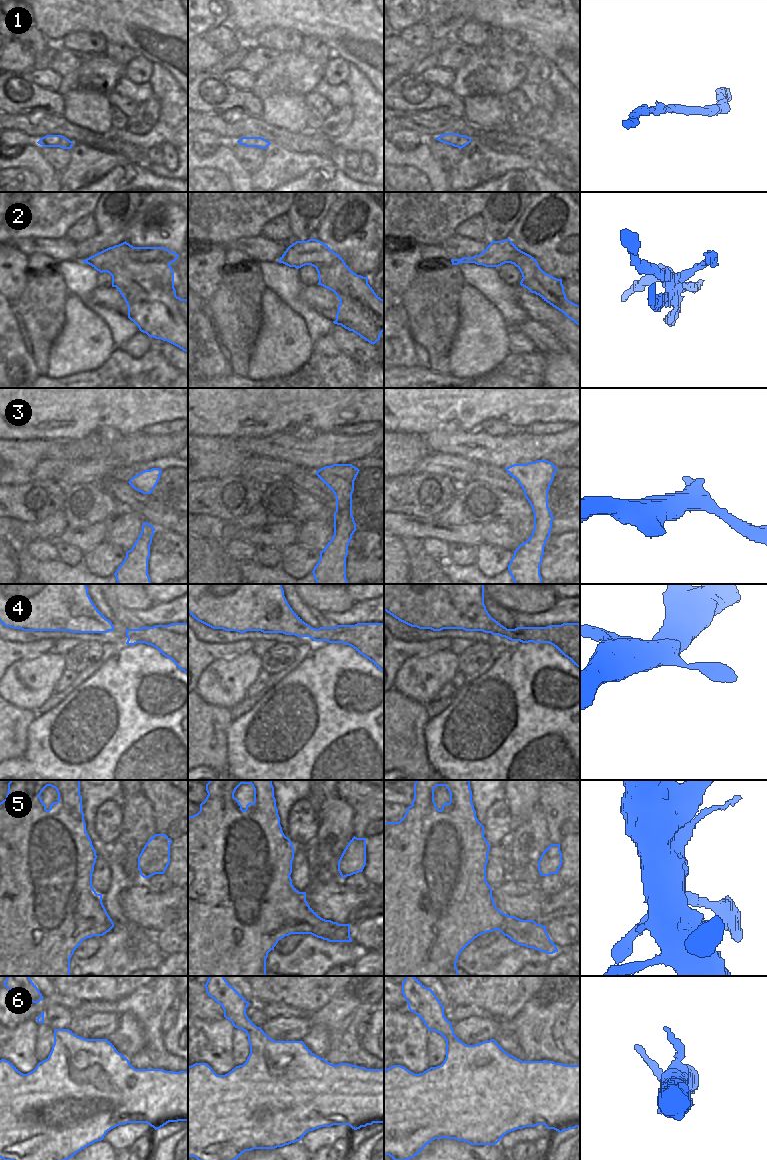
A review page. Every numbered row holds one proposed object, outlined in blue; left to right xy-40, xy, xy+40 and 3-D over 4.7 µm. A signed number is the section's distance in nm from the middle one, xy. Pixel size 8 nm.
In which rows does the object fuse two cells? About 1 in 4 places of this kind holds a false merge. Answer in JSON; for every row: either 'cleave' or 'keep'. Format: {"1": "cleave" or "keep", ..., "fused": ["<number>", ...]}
{"1": "keep", "2": "cleave", "3": "keep", "4": "keep", "5": "keep", "6": "keep", "fused": ["2"]}

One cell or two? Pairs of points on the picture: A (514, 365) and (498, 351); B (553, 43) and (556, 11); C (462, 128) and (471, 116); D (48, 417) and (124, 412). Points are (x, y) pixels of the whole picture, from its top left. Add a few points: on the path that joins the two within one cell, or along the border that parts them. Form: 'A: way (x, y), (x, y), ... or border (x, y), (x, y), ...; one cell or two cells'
A: border (509, 352), (487, 373); two cells
B: way (553, 35), (553, 19); one cell
C: border (463, 118), (470, 124), (488, 131); two cells
D: way (67, 412), (105, 412); one cell

